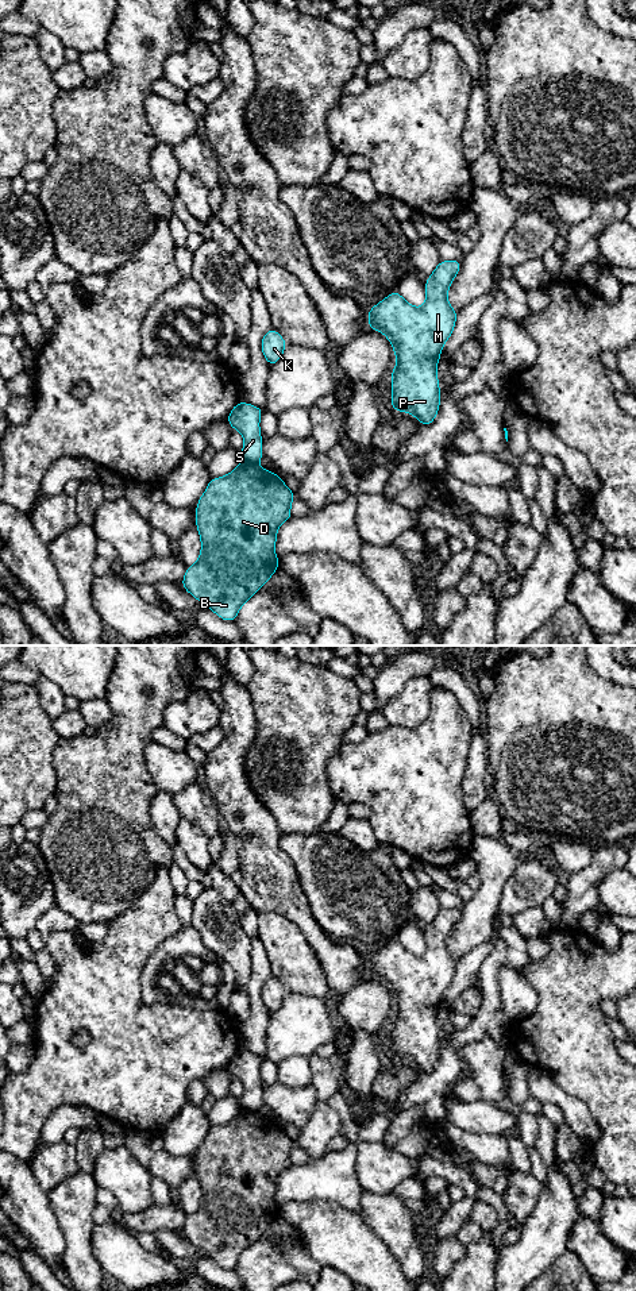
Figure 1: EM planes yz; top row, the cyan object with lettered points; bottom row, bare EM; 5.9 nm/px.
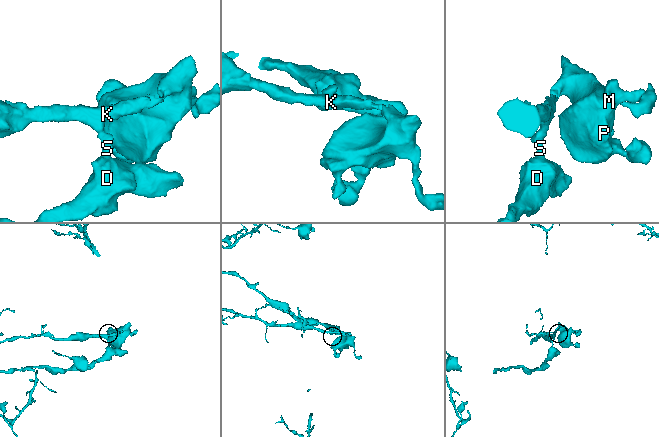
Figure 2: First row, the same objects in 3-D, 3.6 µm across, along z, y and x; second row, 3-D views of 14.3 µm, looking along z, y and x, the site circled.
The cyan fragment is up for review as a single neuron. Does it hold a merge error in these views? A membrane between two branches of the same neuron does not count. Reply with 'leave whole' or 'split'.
split

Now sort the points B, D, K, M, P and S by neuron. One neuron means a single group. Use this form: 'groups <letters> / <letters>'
groups B D / K M P S

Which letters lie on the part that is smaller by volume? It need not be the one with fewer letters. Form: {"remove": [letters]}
{"remove": ["B", "D"]}

